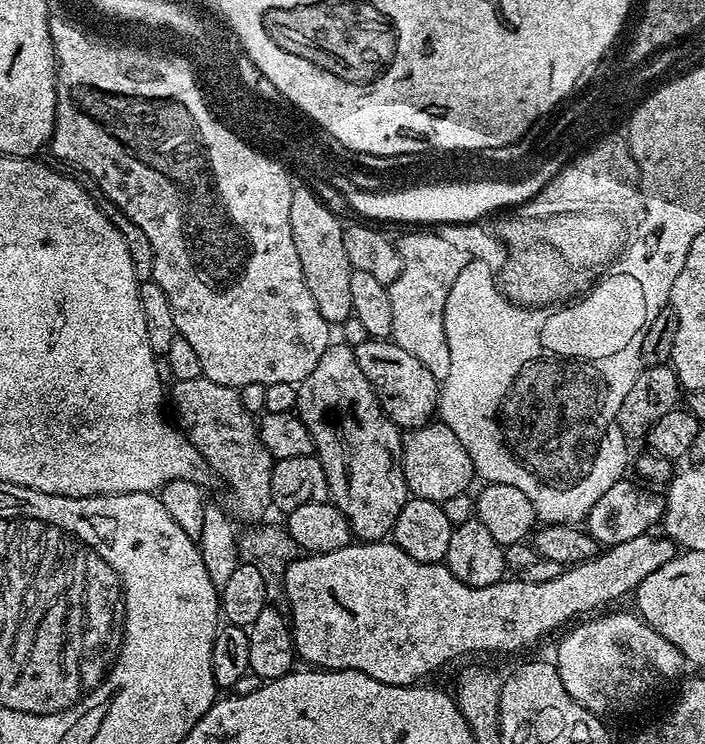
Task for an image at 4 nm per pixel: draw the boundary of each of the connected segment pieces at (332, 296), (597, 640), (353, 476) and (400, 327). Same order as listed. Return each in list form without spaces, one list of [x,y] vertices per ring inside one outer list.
[[[296,186],[292,189],[290,202],[290,234],[294,234],[294,250],[298,250],[298,262],[302,262],[302,274],[306,278],[306,286],[310,286],[310,294],[314,294],[314,302],[318,302],[318,311],[330,326],[343,325],[344,321],[353,319],[350,302],[350,274],[353,266],[350,258],[346,258],[346,242],[344,241],[345,225],[341,217],[330,214],[319,195],[308,186]]]
[[[618,612],[598,617],[579,623],[582,625],[561,640],[554,655],[563,686],[582,707],[599,716],[628,708],[642,699],[656,682],[670,680],[686,668],[681,651],[639,615]]]
[[[333,342],[329,344],[326,354],[318,358],[318,366],[310,370],[307,378],[298,385],[296,389],[296,407],[294,409],[301,422],[306,426],[306,430],[312,439],[314,455],[320,460],[322,470],[326,472],[326,482],[328,483],[328,498],[334,507],[342,512],[347,518],[349,526],[352,528],[352,535],[357,541],[371,542],[373,540],[384,540],[391,533],[392,527],[396,524],[398,514],[402,514],[402,506],[410,498],[407,482],[403,476],[403,466],[401,464],[401,429],[396,427],[396,423],[390,419],[382,410],[370,382],[366,382],[366,374],[362,374],[362,366],[358,366],[358,358],[355,351],[343,342]]]
[[[422,230],[405,232],[408,233],[401,240],[395,241],[402,258],[402,270],[398,274],[398,278],[394,278],[394,282],[388,285],[390,307],[394,310],[394,326],[390,339],[393,344],[402,346],[402,350],[406,350],[406,354],[414,354],[414,358],[418,358],[418,362],[422,362],[422,366],[426,366],[426,370],[430,370],[430,374],[434,374],[436,381],[442,382],[446,378],[446,374],[450,374],[450,342],[446,342],[446,330],[444,329],[446,298],[450,298],[450,286],[454,286],[454,278],[458,278],[458,274],[462,274],[462,270],[468,265],[470,256],[469,253],[466,254],[460,249],[460,244],[455,239],[444,250],[444,246],[442,246],[442,244],[446,244],[444,240],[434,238],[434,242],[430,242]]]

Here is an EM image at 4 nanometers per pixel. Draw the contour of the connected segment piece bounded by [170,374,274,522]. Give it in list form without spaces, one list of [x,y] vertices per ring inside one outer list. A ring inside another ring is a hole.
[[[201,374],[198,378],[175,381],[170,388],[170,408],[176,411],[175,423],[195,446],[205,463],[212,468],[213,477],[232,491],[235,519],[260,522],[272,504],[270,474],[274,458],[260,440],[260,430],[253,413],[242,406],[237,389],[210,382]]]

